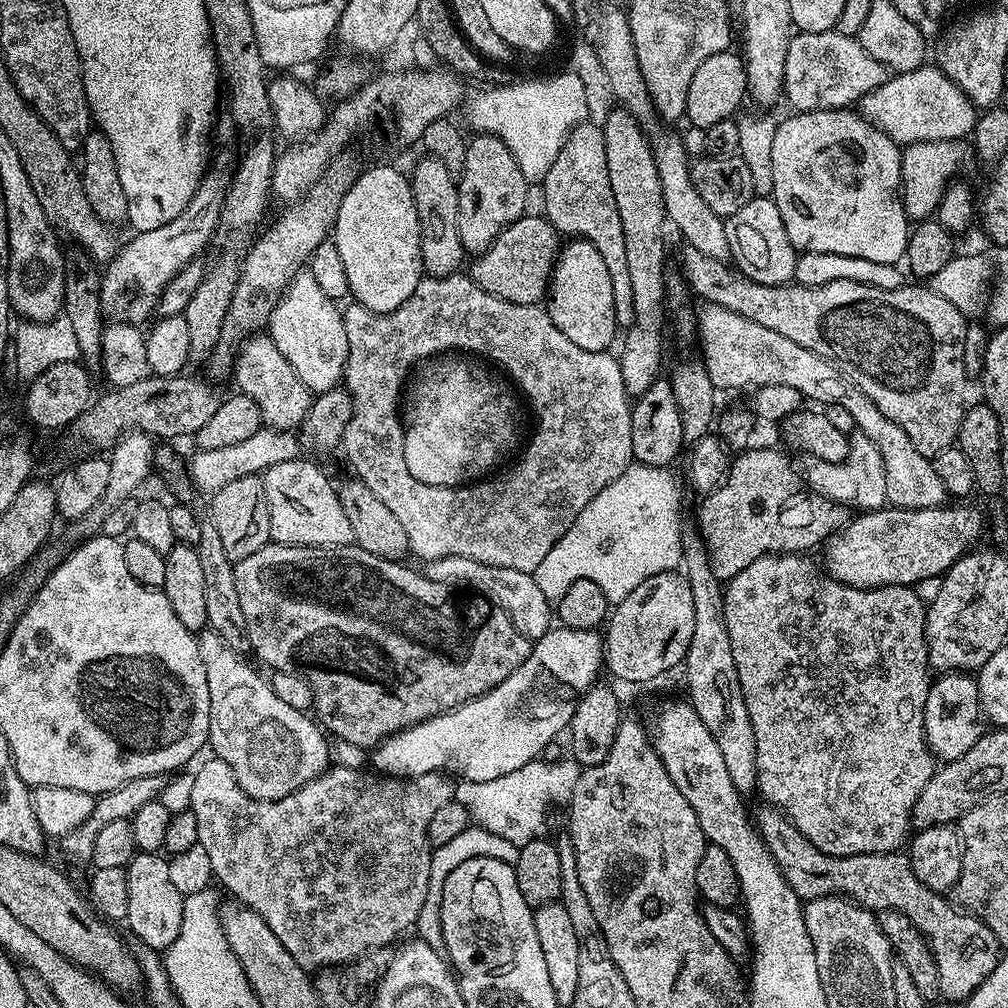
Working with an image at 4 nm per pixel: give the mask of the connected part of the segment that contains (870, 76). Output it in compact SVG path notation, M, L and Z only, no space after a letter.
M835 30L797 31L790 42L790 50L786 50L783 99L789 100L796 112L848 108L884 83L889 75L887 68L883 68L874 58L870 58L870 54L866 54L855 36L847 36Z

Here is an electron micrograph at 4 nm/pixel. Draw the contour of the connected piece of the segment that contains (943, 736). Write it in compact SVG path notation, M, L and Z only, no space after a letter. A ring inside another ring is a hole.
M946 672L931 681L924 711L924 740L937 761L962 758L962 754L966 754L966 750L970 750L986 731L976 679L967 672Z

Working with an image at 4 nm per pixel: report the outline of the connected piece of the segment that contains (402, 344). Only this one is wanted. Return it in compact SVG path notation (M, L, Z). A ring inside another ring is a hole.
M468 274L454 276L425 275L418 282L414 294L410 294L410 298L406 298L406 302L402 302L402 306L398 306L398 310L393 312L372 312L366 306L355 302L349 303L349 305L349 308L345 307L342 312L344 325L346 326L346 346L348 347L348 361L344 367L342 384L352 394L352 413L350 414L350 422L344 431L342 449L344 448L345 458L352 463L352 468L356 471L353 473L359 480L366 482L366 486L370 486L370 490L374 490L376 497L390 509L390 514L394 514L394 518L398 518L398 522L402 522L402 530L406 530L411 555L413 557L416 555L420 562L461 556L462 558L474 558L474 562L482 562L486 566L498 566L499 568L535 573L538 562L542 562L542 558L546 558L546 554L550 554L550 550L554 550L554 542L558 542L558 538L562 538L562 534L566 534L566 530L570 530L574 518L578 518L578 514L582 514L582 510L586 510L586 502L590 502L590 498L594 498L594 494L598 494L598 490L610 486L610 482L614 482L614 478L618 478L618 474L625 472L629 464L633 463L634 457L630 446L632 404L630 403L626 386L622 382L619 359L608 350L602 352L582 350L582 346L576 345L575 342L570 342L570 338L566 338L566 334L562 334L562 330L558 330L558 326L554 326L547 307L540 304L506 302L502 298L482 290L482 286L475 284L471 275ZM449 350L455 350L460 354L471 354L476 358L483 358L485 361L495 365L497 369L503 370L507 379L519 389L522 396L522 391L524 391L525 397L523 396L523 399L526 404L526 399L528 399L528 404L532 407L532 412L536 415L537 420L536 433L533 434L532 441L525 446L524 453L521 454L520 461L517 464L510 465L505 472L497 471L479 482L472 482L467 486L454 488L418 482L418 478L414 478L414 474L410 474L410 469L406 466L406 454L404 453L404 429L401 417L398 415L398 405L402 400L402 389L405 387L413 369L421 362L437 354L447 353Z

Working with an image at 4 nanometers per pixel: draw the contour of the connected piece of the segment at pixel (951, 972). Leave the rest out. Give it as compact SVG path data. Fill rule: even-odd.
M767 802L761 805L760 810L754 814L754 823L790 890L794 890L801 901L837 895L869 910L891 910L910 918L932 947L934 962L938 966L939 995L953 1002L967 1000L996 969L1002 955L1002 946L990 926L986 926L976 916L965 914L959 907L951 903L948 905L944 901L945 897L930 890L930 886L922 886L907 855L899 851L861 856L822 854L822 850L818 850L818 846L814 846L810 838L798 830L798 826L794 826L786 813Z

